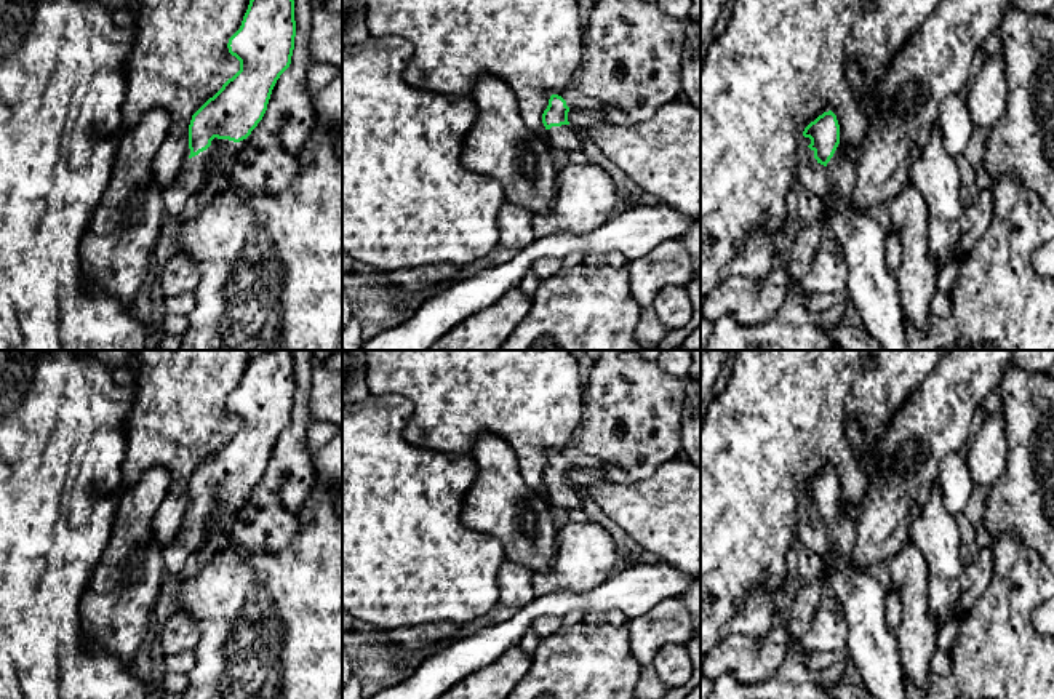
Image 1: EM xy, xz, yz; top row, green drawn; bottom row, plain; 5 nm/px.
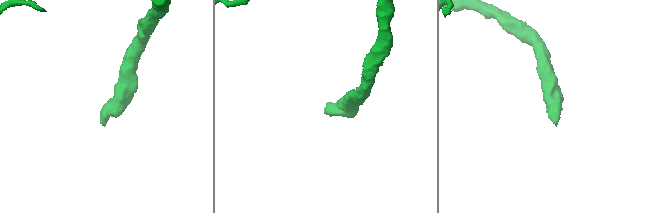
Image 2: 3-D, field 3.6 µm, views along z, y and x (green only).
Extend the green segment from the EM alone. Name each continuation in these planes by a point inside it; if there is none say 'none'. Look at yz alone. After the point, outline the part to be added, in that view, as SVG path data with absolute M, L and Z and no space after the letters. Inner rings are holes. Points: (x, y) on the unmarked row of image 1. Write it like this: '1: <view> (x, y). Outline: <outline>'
1: yz (872, 647). Outline: M840 501L825 526L843 557L827 571L825 581L843 606L848 657L876 699L907 699L897 637L886 622L888 590L868 569L854 565L856 505Z

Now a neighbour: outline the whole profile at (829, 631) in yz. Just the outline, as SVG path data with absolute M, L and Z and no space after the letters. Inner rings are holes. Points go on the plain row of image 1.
M822 605L811 629L803 635L806 651L835 651L846 648L848 625L841 614Z

